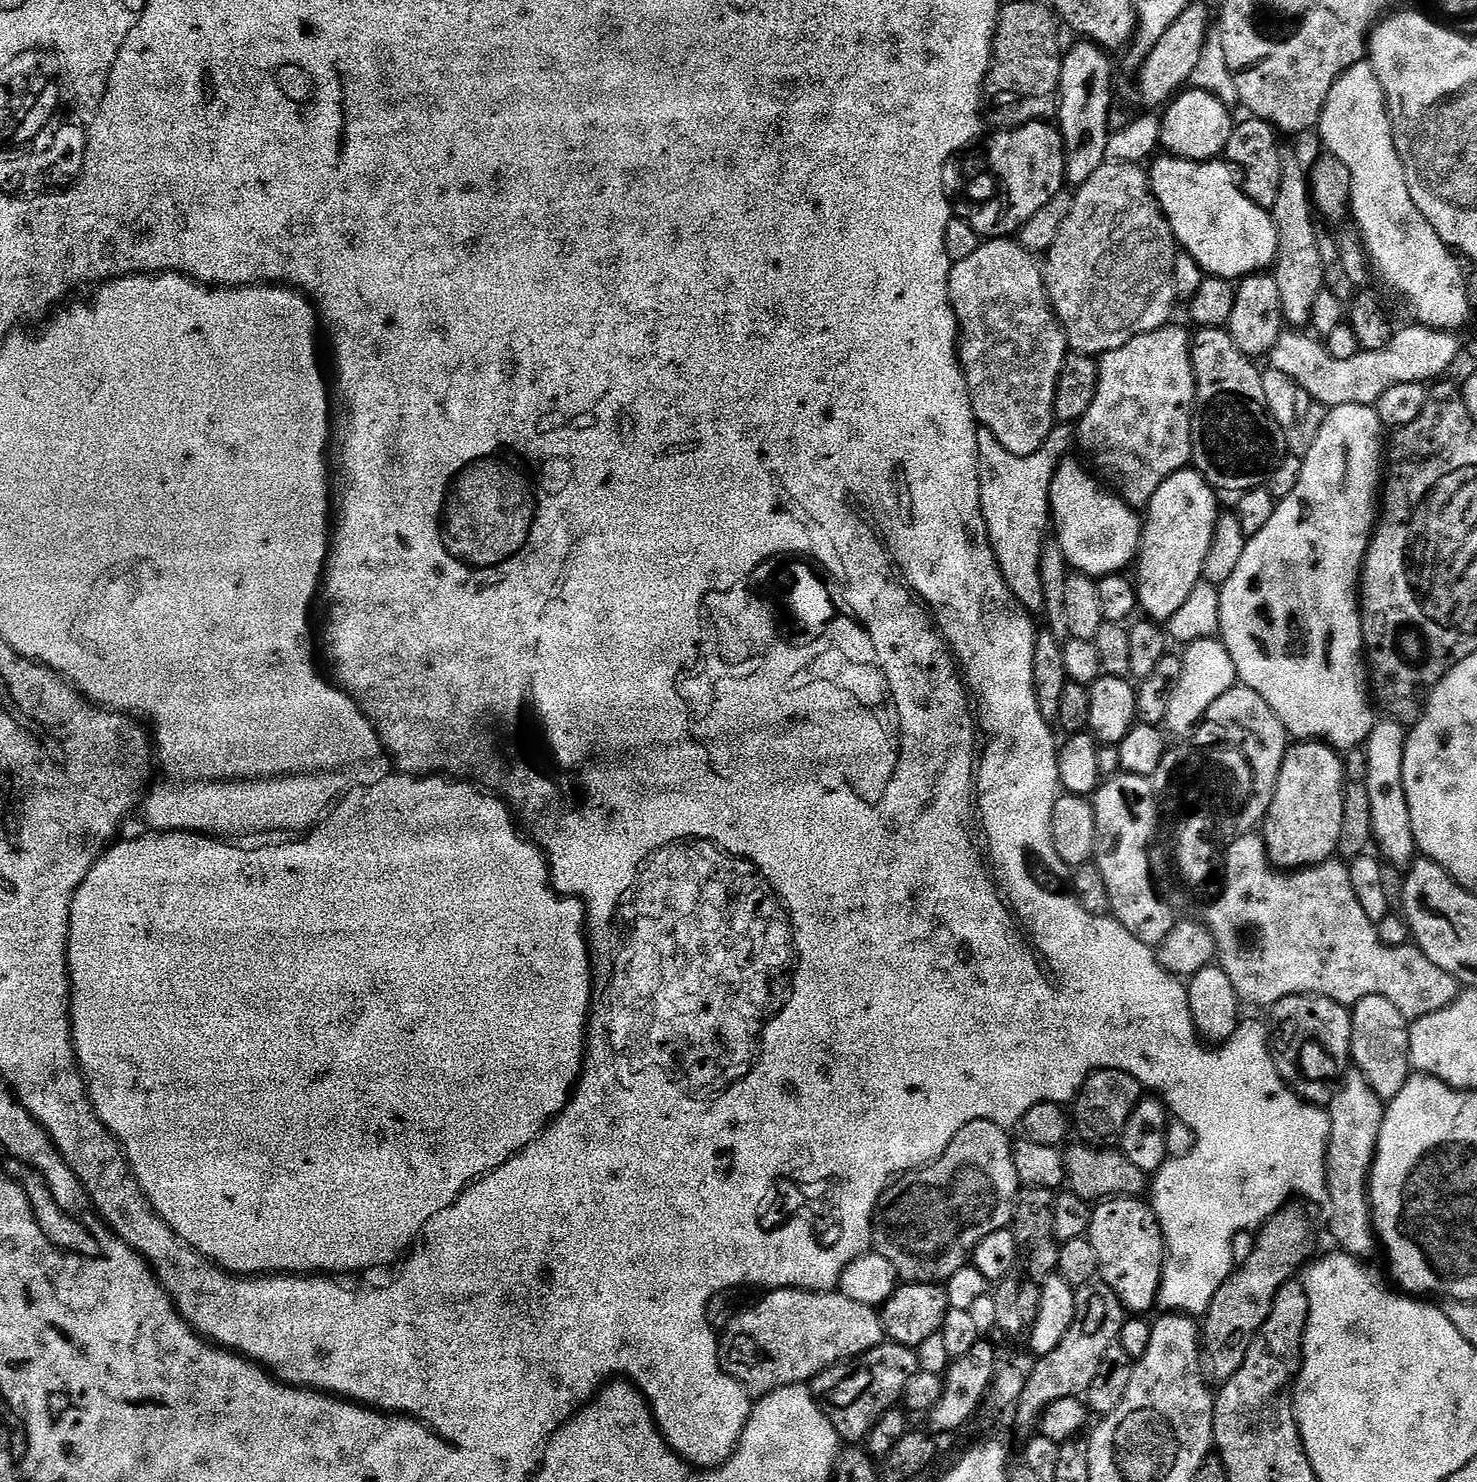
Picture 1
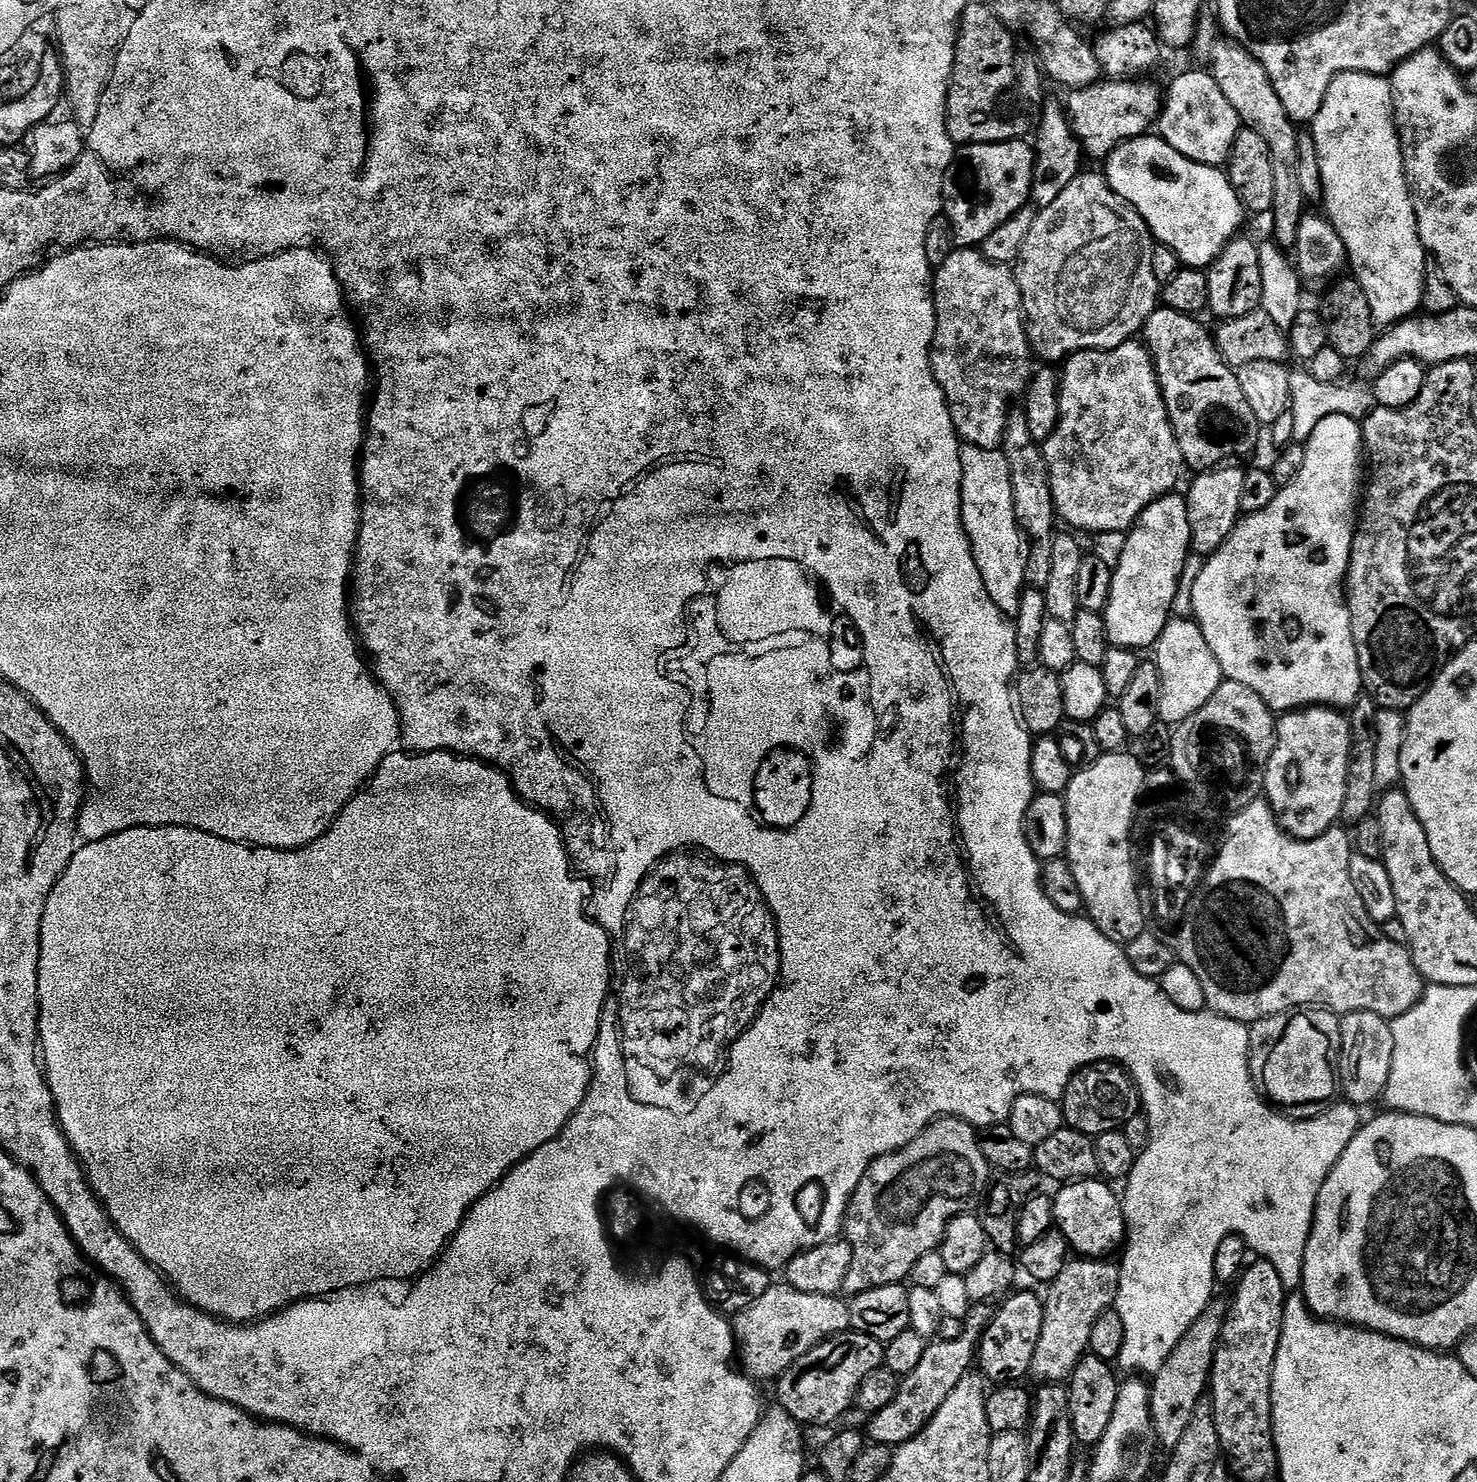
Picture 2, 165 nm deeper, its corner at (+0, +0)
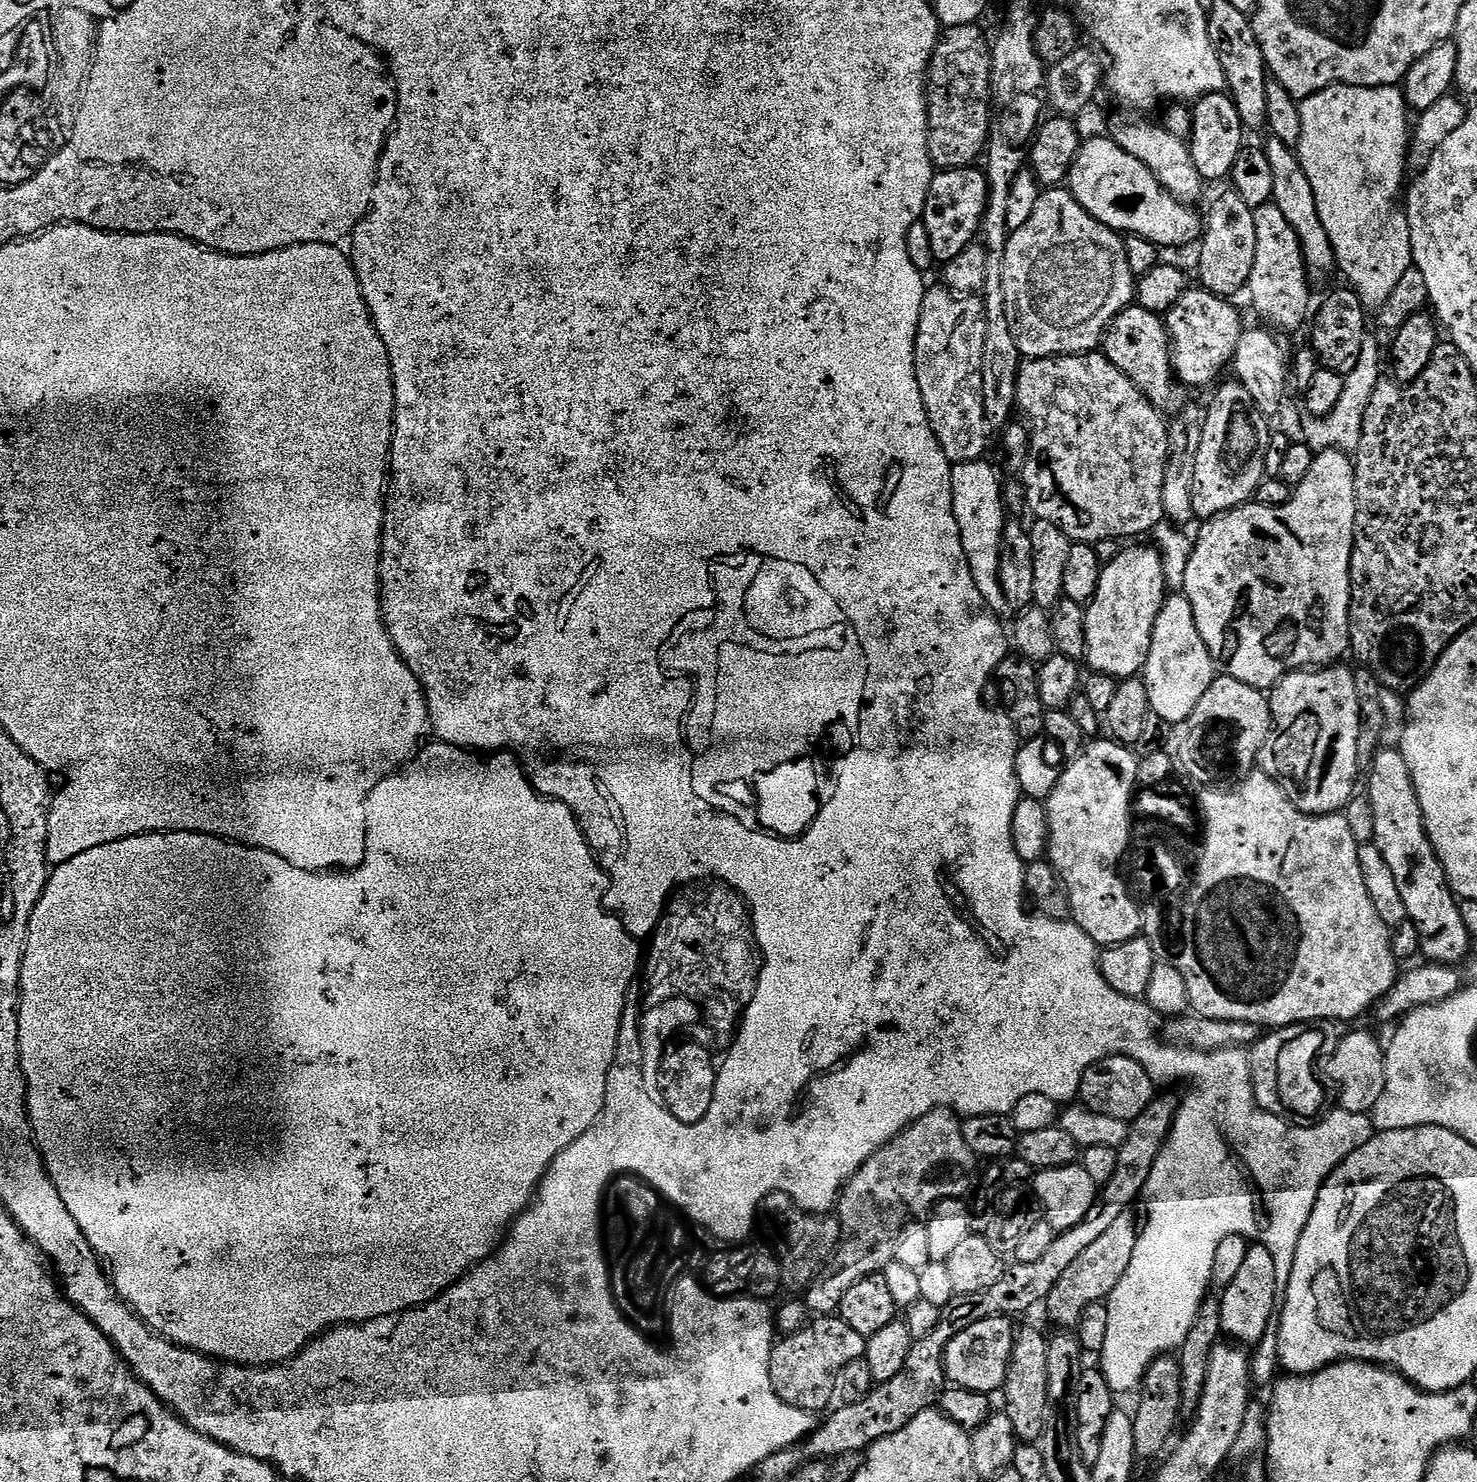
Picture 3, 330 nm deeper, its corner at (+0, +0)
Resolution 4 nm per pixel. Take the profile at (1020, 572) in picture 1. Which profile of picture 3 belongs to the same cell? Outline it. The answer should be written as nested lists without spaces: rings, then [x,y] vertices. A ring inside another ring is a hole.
[[[986,460],[955,464],[951,472],[952,517],[960,531],[960,546],[964,552],[964,562],[978,586],[978,594],[988,603],[988,609],[995,616],[1007,617],[1009,597],[1005,596],[998,582],[998,562],[1000,561],[1000,541],[1003,539],[1006,523],[1006,506],[1003,502],[1002,482]]]

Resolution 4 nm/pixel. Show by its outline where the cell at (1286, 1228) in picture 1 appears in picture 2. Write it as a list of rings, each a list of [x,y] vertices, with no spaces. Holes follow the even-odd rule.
[[[1220,1298],[1213,1299],[1208,1309],[1201,1314],[1194,1326],[1182,1338],[1176,1349],[1170,1354],[1160,1372],[1155,1373],[1151,1389],[1152,1425],[1156,1428],[1156,1436],[1163,1447],[1171,1450],[1178,1446],[1178,1438],[1186,1431],[1190,1418],[1194,1418],[1194,1410],[1198,1402],[1205,1399],[1212,1379],[1212,1363],[1216,1357],[1216,1346],[1220,1343],[1220,1331],[1224,1328],[1226,1304]]]

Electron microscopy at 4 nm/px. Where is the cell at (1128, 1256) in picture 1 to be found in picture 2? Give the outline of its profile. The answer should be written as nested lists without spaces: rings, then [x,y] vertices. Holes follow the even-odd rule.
[[[1100,1178],[1073,1180],[1065,1183],[1060,1193],[1055,1193],[1052,1202],[1055,1227],[1068,1240],[1073,1253],[1084,1258],[1104,1258],[1112,1254],[1108,1252],[1114,1251],[1116,1247],[1119,1249],[1125,1243],[1130,1229],[1124,1219],[1121,1197],[1111,1187],[1115,1188]]]

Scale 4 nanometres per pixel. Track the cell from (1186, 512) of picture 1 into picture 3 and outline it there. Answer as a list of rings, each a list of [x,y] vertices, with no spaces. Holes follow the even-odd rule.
[[[1132,548],[1100,570],[1094,598],[1084,613],[1086,626],[1086,664],[1092,672],[1117,678],[1132,678],[1148,661],[1154,622],[1166,599],[1161,557],[1148,548]]]

